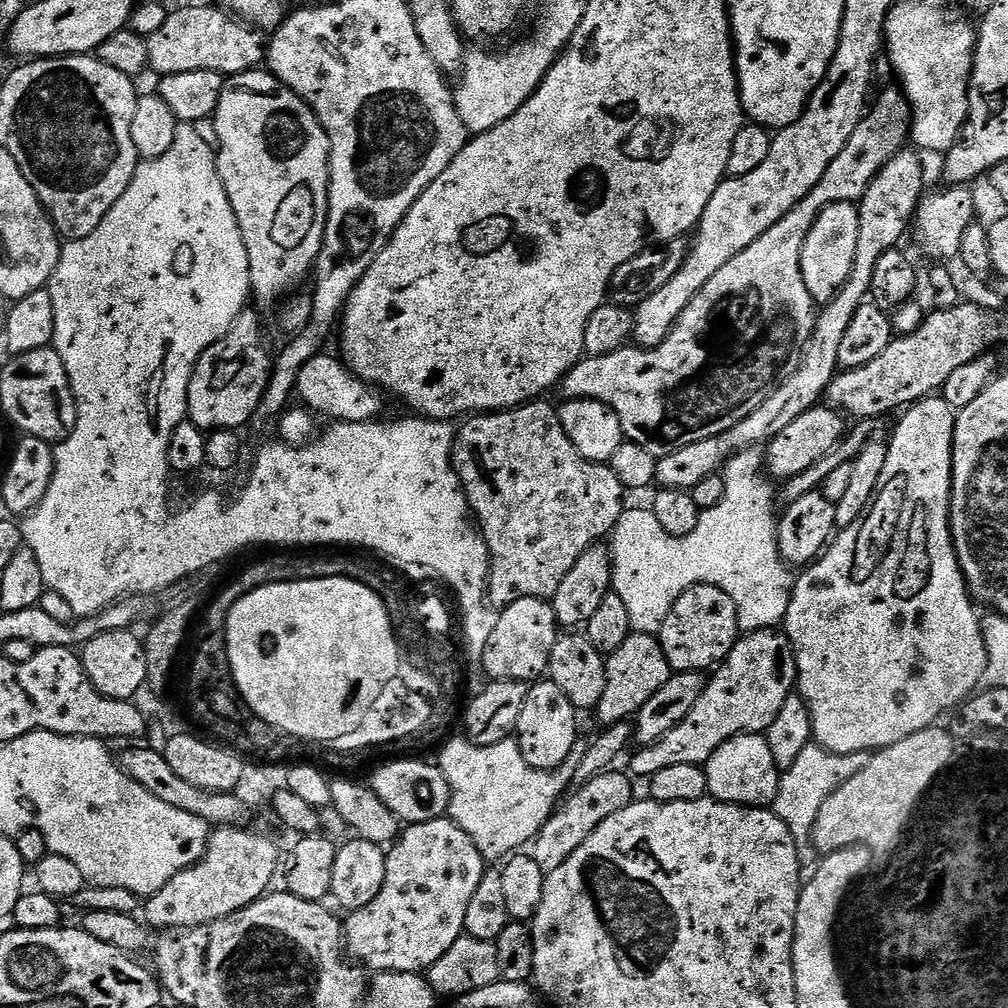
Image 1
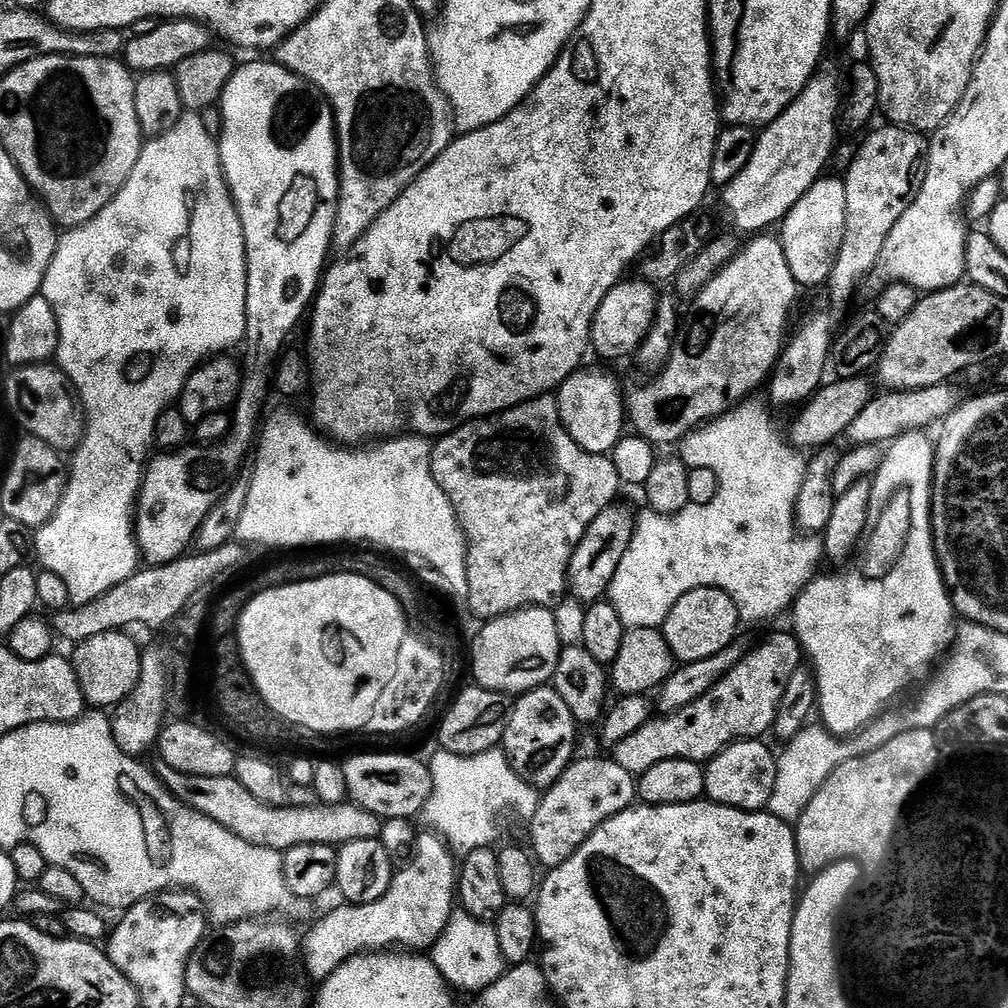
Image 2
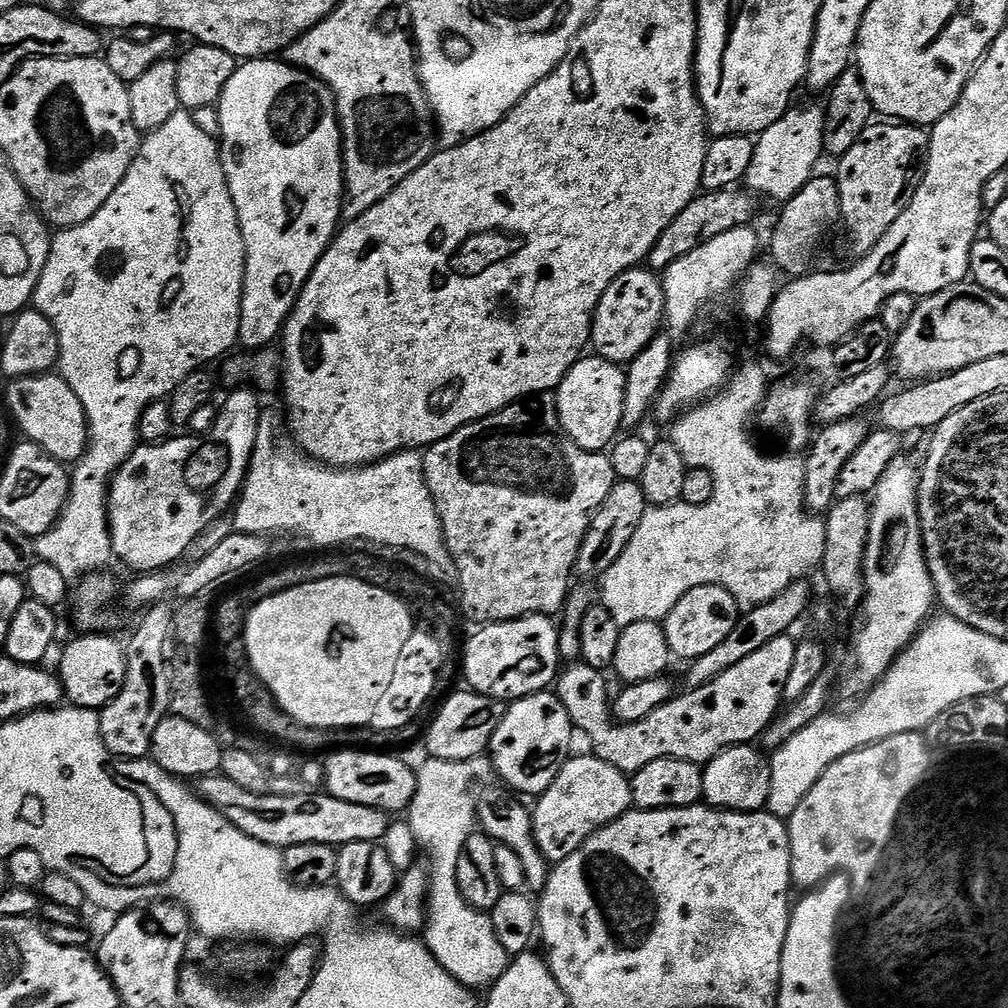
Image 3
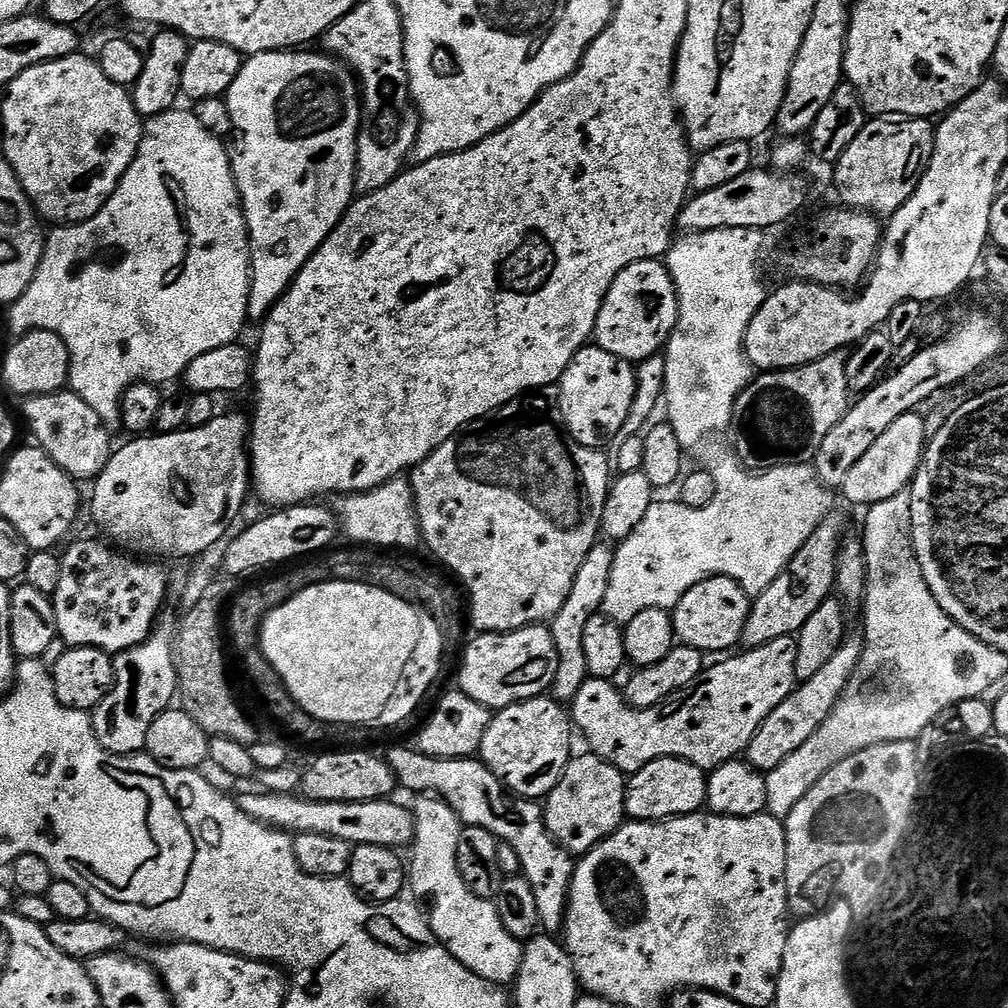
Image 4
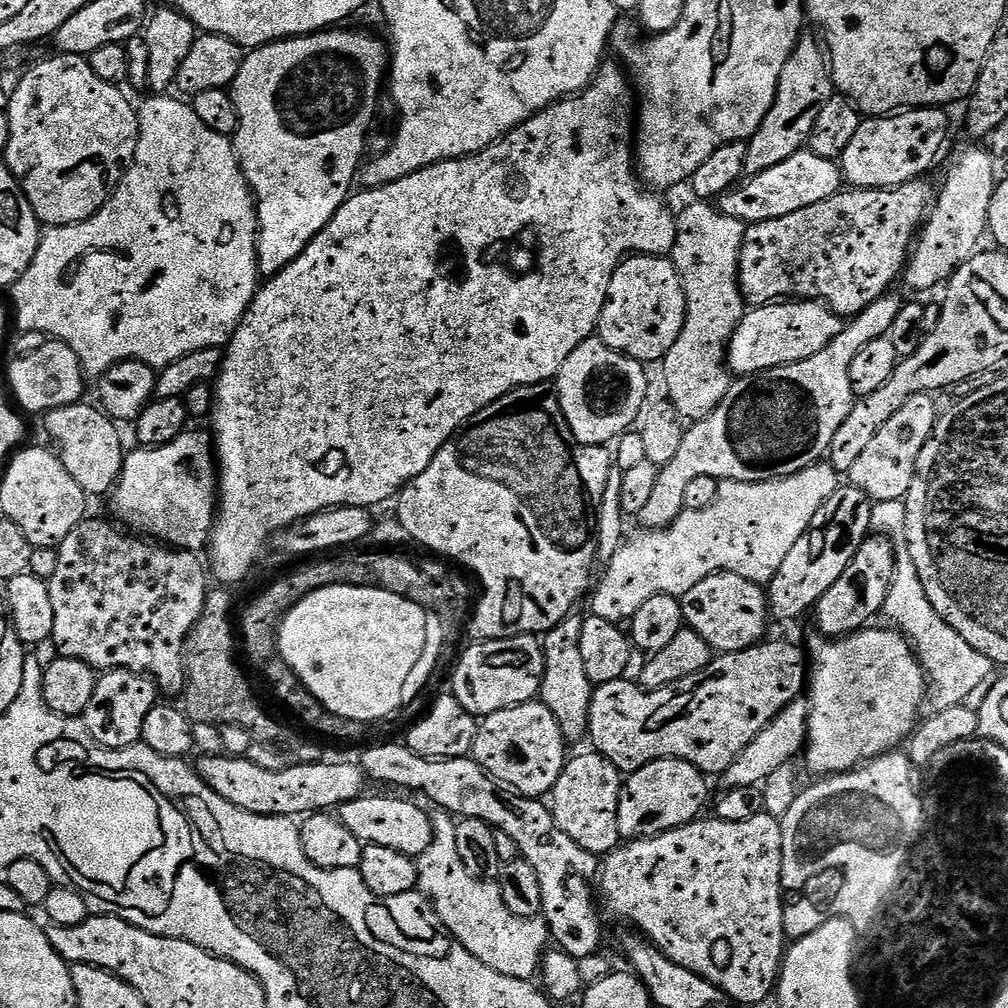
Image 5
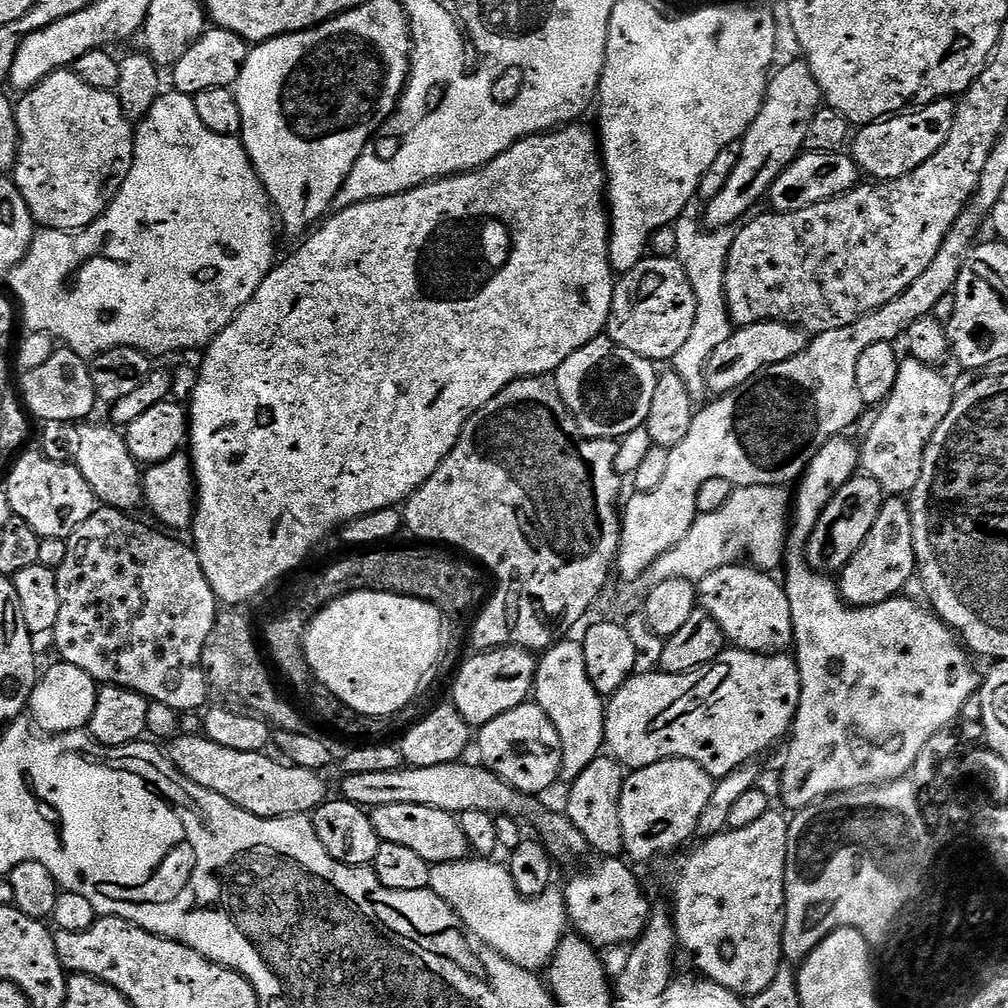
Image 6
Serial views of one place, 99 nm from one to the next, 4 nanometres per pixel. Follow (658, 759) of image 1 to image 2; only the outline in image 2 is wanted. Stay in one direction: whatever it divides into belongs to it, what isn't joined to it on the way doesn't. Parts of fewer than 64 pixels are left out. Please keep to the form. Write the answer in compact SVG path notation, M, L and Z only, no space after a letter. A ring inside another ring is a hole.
M791 631L776 632L749 651L702 698L670 716L649 719L614 749L614 759L622 770L639 778L650 766L667 760L707 762L737 740L763 737L778 714L786 682L802 664L800 641Z

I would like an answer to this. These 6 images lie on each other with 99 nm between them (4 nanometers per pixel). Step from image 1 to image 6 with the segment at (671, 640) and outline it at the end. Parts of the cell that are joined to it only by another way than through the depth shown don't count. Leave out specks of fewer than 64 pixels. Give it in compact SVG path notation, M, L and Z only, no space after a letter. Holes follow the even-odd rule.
M739 562L723 564L718 570L701 578L698 582L699 607L710 614L710 618L718 624L725 641L731 647L741 648L743 652L787 653L793 647L792 615L788 593L784 591L783 583L777 577L776 580L772 577L775 575L755 566L749 566L747 563L744 564Z

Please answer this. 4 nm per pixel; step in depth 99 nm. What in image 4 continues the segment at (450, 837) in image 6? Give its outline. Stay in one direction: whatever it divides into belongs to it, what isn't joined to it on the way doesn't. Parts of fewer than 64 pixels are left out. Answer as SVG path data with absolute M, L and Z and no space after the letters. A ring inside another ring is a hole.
M255 790L239 797L238 803L242 811L259 824L268 824L271 828L279 828L289 834L313 832L314 834L330 834L334 838L342 838L353 846L357 844L377 844L383 848L400 850L411 845L416 839L416 818L400 804L392 804L391 799L367 800L366 802L322 802L310 800L300 794L276 793Z

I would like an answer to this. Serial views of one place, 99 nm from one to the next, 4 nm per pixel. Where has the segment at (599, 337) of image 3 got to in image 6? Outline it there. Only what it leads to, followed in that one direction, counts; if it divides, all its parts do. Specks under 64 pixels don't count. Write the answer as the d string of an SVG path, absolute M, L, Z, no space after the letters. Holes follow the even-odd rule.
M648 254L623 273L615 285L606 329L608 339L653 362L675 361L690 326L694 326L696 299L686 270L673 257Z

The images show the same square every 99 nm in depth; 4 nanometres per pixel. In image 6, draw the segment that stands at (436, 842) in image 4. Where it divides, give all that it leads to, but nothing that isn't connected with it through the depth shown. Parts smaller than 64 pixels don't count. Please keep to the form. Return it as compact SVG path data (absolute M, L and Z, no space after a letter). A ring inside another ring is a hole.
M465 858L456 860L453 864L431 865L432 873L428 887L434 894L438 894L438 898L442 898L452 907L461 925L477 940L481 940L487 948L494 949L502 958L523 968L547 969L569 927L568 912L564 906L561 889L552 886L540 896L520 896L507 867L484 868L484 864L485 861L480 858Z

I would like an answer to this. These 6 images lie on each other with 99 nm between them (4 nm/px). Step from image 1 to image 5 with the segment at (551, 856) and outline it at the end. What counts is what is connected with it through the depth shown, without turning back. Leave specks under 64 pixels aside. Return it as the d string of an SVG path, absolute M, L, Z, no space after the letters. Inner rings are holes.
M587 750L565 763L558 782L550 793L552 817L561 832L570 834L582 850L590 850L598 858L620 847L622 837L618 830L618 802L622 787L622 774L605 756Z

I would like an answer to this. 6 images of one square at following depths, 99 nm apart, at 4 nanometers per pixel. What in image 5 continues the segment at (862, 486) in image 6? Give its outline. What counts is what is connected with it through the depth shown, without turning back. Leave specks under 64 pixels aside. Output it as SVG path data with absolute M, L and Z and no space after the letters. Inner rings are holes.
M841 486L814 514L808 532L794 542L786 562L778 566L778 574L766 586L768 606L773 617L780 620L796 620L815 609L816 604L842 578L842 570L850 566L854 554L863 546L872 532L872 506L874 501L862 490Z

